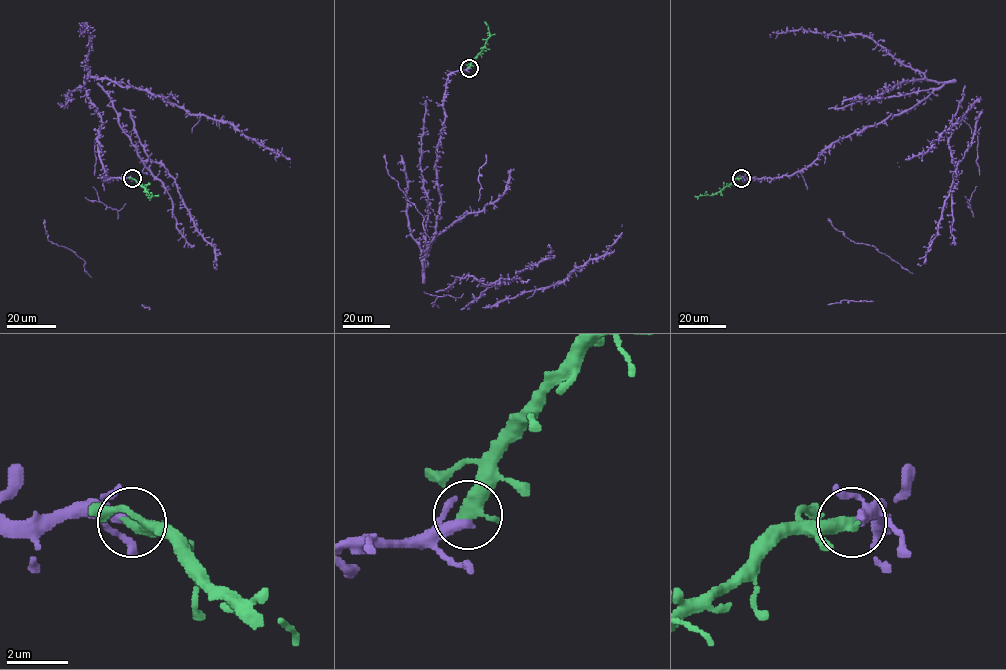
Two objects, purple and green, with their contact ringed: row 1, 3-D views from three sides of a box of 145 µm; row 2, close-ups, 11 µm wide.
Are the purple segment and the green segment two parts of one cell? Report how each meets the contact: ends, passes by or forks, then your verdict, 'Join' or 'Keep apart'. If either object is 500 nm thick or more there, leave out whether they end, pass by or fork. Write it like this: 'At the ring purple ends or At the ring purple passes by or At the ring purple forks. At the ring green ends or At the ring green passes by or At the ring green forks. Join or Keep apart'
At the ring purple passes by. At the ring green ends. Join

